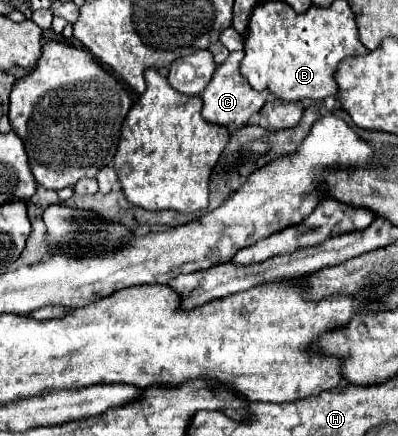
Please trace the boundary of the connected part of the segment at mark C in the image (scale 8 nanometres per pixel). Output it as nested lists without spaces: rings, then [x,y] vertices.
[[[231,52],[223,64],[217,66],[211,82],[203,90],[203,118],[211,124],[221,124],[221,126],[245,126],[249,124],[251,116],[257,114],[263,104],[267,102],[269,92],[257,92],[249,86],[249,82],[241,76],[239,72],[239,62],[243,58],[243,52]]]

